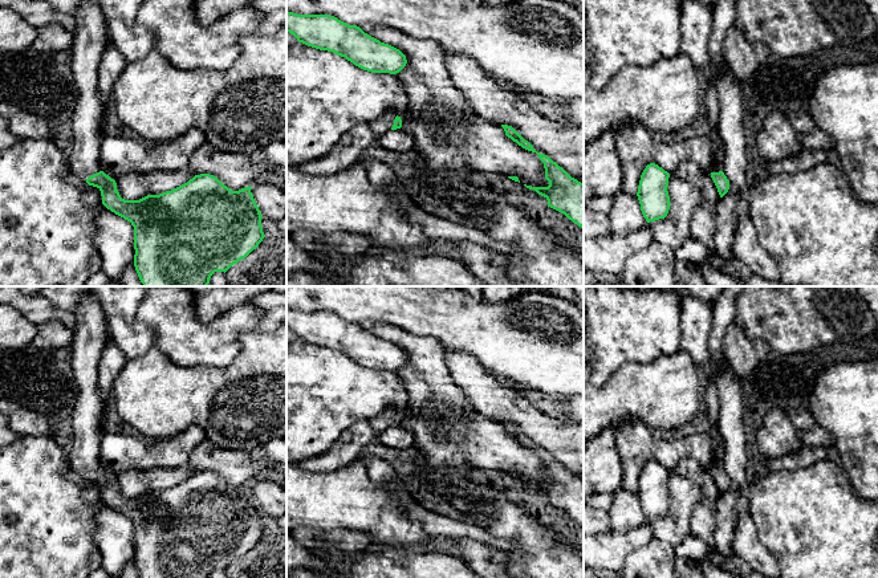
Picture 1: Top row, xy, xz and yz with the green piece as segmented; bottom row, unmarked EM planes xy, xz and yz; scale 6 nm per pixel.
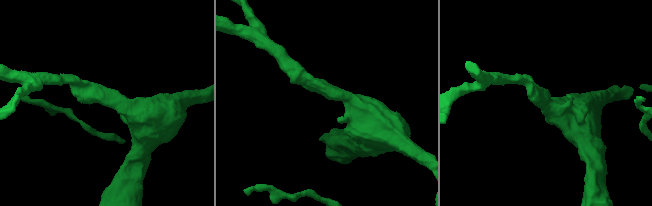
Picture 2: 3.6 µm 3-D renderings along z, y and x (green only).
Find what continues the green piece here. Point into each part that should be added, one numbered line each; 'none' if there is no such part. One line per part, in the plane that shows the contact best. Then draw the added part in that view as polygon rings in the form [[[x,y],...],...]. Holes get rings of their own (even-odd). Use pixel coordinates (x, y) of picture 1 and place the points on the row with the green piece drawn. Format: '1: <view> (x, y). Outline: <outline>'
1: xy (90, 36). Outline: [[[88,0],[77,11],[76,21],[74,42],[69,50],[78,99],[72,119],[69,167],[77,178],[86,180],[101,171],[103,106],[98,91],[98,66],[107,33],[106,19],[97,0]]]

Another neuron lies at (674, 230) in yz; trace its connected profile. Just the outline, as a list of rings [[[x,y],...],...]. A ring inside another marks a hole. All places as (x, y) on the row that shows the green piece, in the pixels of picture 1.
[[[674,176],[668,178],[667,191],[671,203],[667,216],[647,225],[655,241],[675,251],[690,237],[692,213],[703,198],[698,187]]]

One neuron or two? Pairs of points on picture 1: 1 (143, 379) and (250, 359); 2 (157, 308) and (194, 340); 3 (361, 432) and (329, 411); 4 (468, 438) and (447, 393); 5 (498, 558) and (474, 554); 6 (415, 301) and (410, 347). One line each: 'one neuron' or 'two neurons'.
1: one neuron
2: one neuron
3: two neurons
4: two neurons
5: one neuron
6: two neurons

